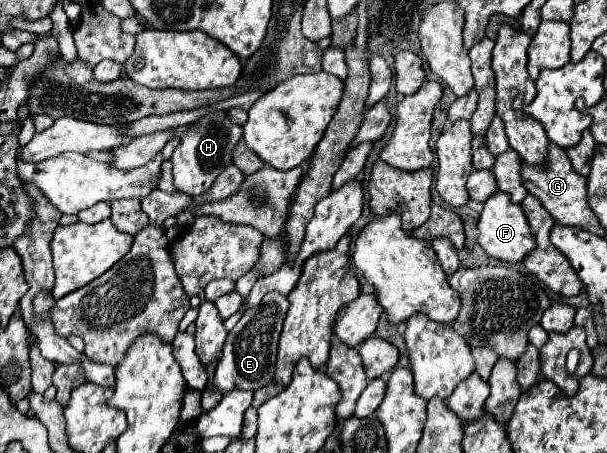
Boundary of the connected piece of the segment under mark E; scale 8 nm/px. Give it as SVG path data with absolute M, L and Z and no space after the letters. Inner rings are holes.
M272 291L262 297L262 303L258 307L244 313L244 317L236 323L236 327L226 337L226 345L222 349L222 357L214 373L212 391L218 391L222 395L232 389L256 391L274 381L278 339L286 317L286 309L288 309L288 299L282 293Z

